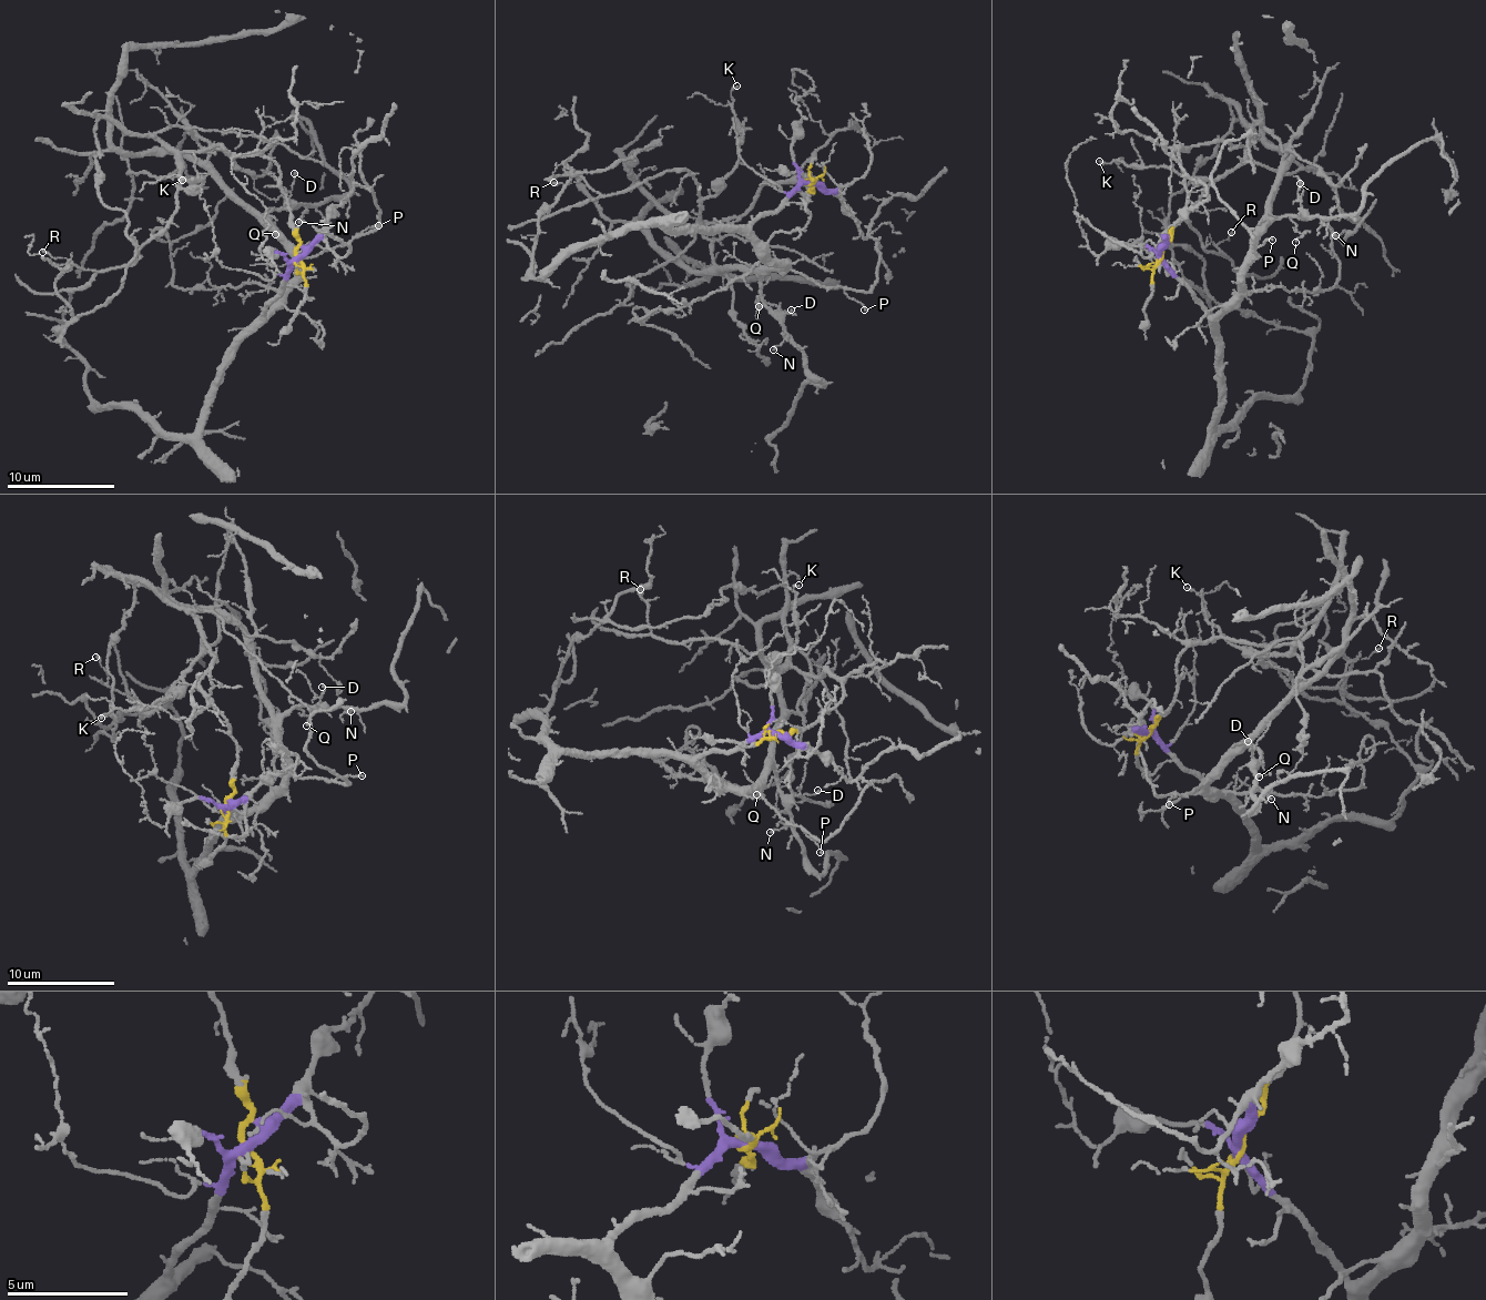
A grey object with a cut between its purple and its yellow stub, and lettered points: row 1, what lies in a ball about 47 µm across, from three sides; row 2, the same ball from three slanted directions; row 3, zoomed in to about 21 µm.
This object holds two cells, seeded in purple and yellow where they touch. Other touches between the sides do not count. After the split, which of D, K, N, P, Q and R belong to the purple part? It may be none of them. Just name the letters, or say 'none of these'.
D, N, P, Q

